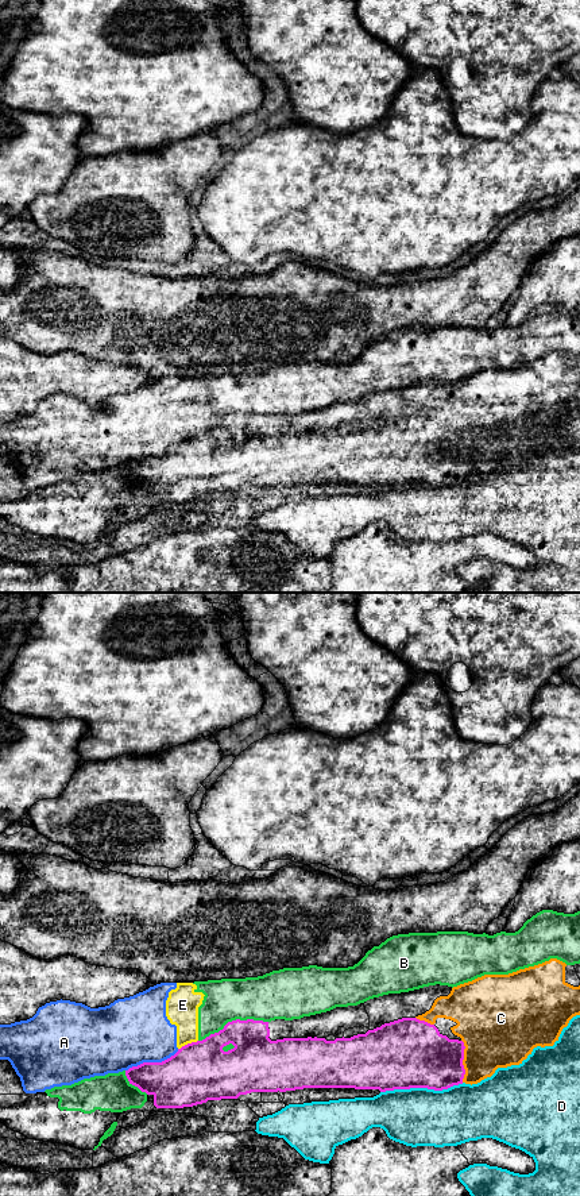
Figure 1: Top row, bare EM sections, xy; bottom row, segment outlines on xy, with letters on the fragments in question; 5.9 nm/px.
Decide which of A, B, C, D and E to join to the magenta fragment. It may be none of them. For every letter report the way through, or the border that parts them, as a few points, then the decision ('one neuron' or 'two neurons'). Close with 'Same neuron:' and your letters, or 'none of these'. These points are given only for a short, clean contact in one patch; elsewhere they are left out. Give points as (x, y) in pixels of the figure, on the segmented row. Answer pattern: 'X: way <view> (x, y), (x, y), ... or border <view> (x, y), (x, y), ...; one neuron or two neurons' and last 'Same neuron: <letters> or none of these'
A: two neurons
B: two neurons
C: one neuron
D: two neurons
E: border xy (197, 1040), (178, 1049); two neurons
Same neuron: C

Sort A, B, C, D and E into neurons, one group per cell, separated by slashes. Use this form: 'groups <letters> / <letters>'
groups A B E / C / D

